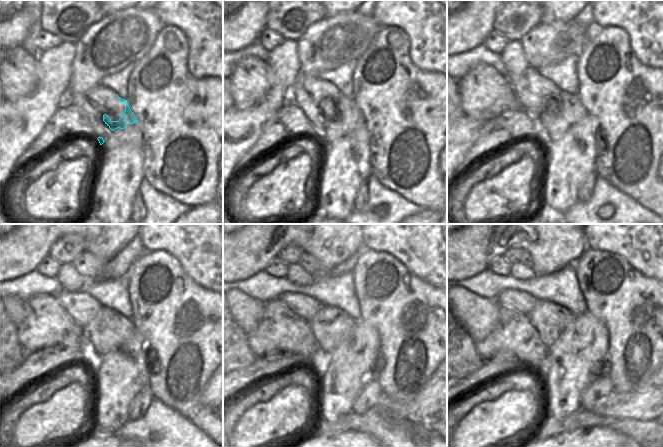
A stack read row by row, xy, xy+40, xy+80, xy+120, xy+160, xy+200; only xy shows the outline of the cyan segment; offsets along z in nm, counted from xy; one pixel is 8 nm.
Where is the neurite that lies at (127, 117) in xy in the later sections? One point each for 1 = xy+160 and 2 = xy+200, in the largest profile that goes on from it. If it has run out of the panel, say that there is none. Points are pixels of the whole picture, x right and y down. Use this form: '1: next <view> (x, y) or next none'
1: next xy+160 (330, 326)
2: next xy+200 (550, 320)

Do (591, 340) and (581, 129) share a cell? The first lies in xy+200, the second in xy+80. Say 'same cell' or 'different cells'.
same cell

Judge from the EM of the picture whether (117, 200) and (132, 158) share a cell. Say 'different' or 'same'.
same

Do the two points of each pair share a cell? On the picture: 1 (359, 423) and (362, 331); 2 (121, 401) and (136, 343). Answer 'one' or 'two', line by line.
1: two
2: one

